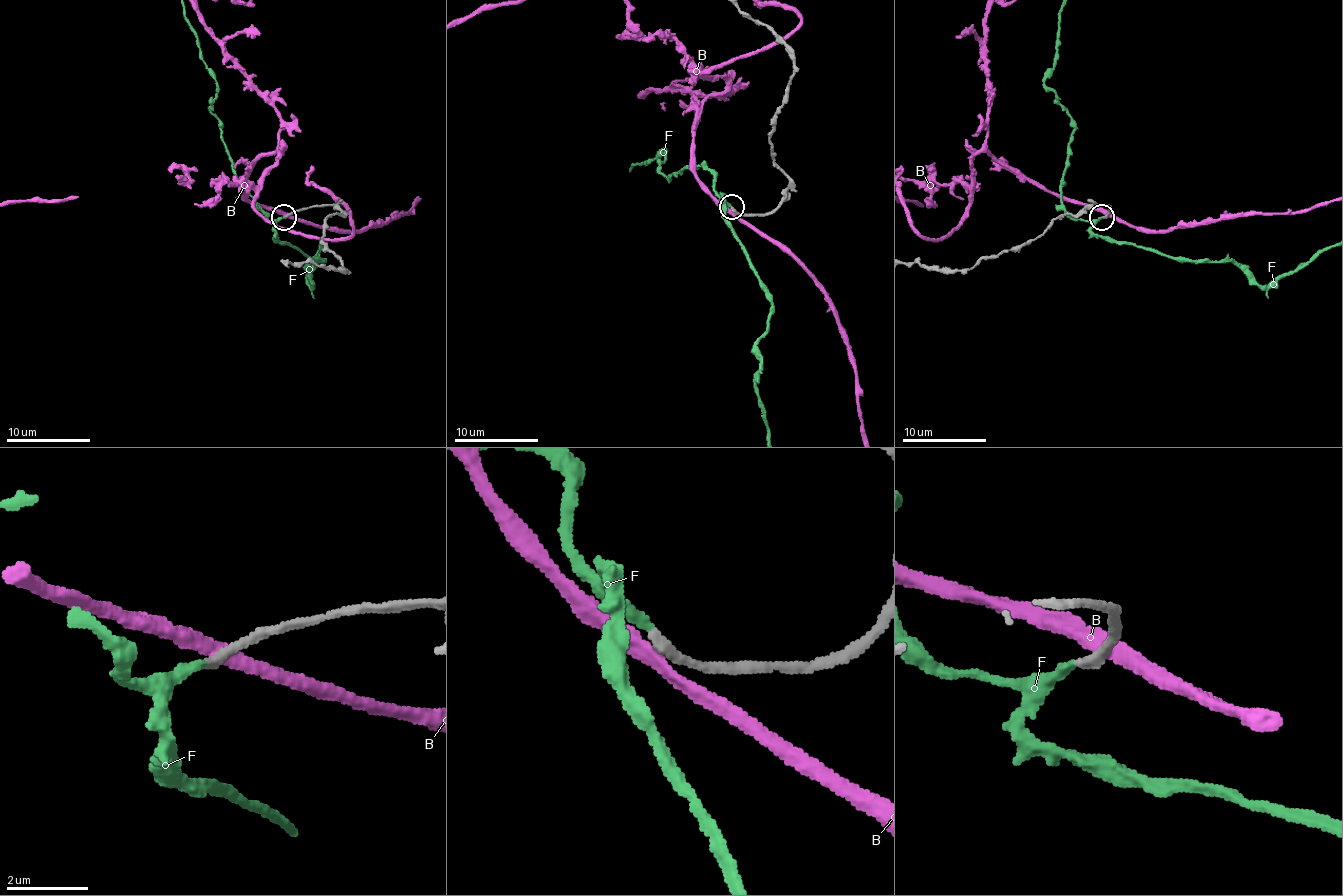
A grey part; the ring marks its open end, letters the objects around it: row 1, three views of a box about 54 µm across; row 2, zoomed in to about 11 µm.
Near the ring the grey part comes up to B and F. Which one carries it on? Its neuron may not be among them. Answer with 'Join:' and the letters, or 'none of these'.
Join: F

